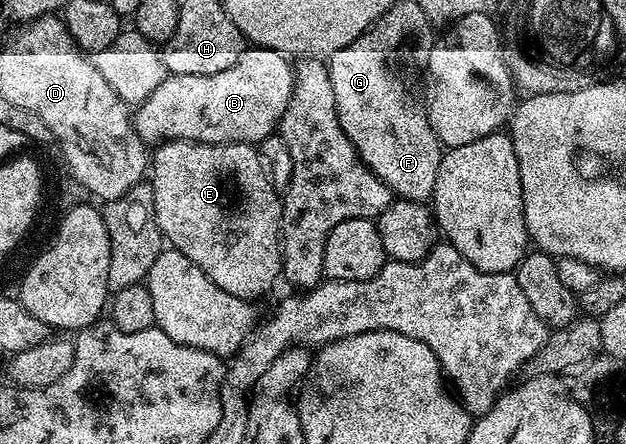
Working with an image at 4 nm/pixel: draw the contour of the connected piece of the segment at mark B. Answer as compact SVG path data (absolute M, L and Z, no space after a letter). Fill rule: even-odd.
M252 45L244 49L237 64L233 64L233 68L225 68L225 72L170 75L144 102L138 103L133 114L135 130L148 144L168 140L258 144L261 139L276 133L281 116L291 99L294 83L295 72L292 63L284 55L278 50L266 50L264 46Z

